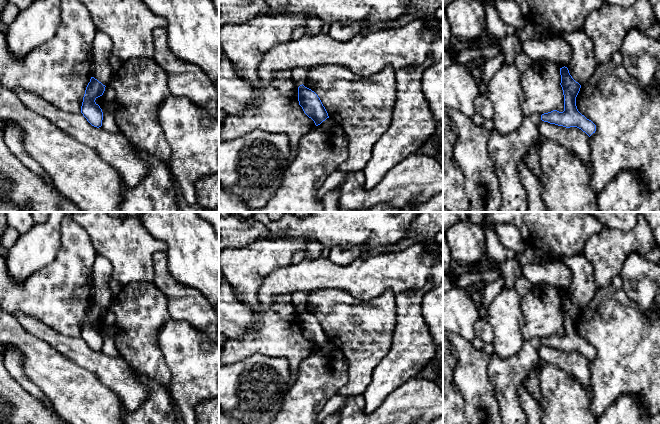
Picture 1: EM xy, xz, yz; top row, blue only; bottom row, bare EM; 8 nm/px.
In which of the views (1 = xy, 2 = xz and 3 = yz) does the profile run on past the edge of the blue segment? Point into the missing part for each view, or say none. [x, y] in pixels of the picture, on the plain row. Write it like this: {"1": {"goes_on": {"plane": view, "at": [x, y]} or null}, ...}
{"1": {"goes_on": null}, "2": {"goes_on": null}, "3": {"goes_on": {"plane": "yz", "at": [506, 375]}}}

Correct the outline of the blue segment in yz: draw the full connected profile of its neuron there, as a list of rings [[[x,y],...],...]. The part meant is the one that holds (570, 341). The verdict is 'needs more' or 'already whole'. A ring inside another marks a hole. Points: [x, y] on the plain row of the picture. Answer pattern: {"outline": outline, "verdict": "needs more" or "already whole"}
{"outline": [[[565,290],[560,292],[560,299],[564,319],[563,336],[553,334],[541,340],[524,340],[521,350],[506,359],[495,353],[493,342],[484,344],[483,351],[488,356],[488,378],[498,401],[502,424],[528,424],[519,402],[518,387],[530,371],[541,363],[538,355],[541,345],[566,352],[577,351],[589,361],[596,355],[596,349],[582,339],[576,330],[576,321],[581,309],[572,302]]], "verdict": "needs more"}

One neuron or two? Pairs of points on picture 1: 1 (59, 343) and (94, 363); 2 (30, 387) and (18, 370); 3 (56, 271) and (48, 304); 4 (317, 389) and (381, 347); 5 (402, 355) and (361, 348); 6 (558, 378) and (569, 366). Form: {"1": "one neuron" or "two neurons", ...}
{"1": "one neuron", "2": "one neuron", "3": "one neuron", "4": "two neurons", "5": "two neurons", "6": "two neurons"}

